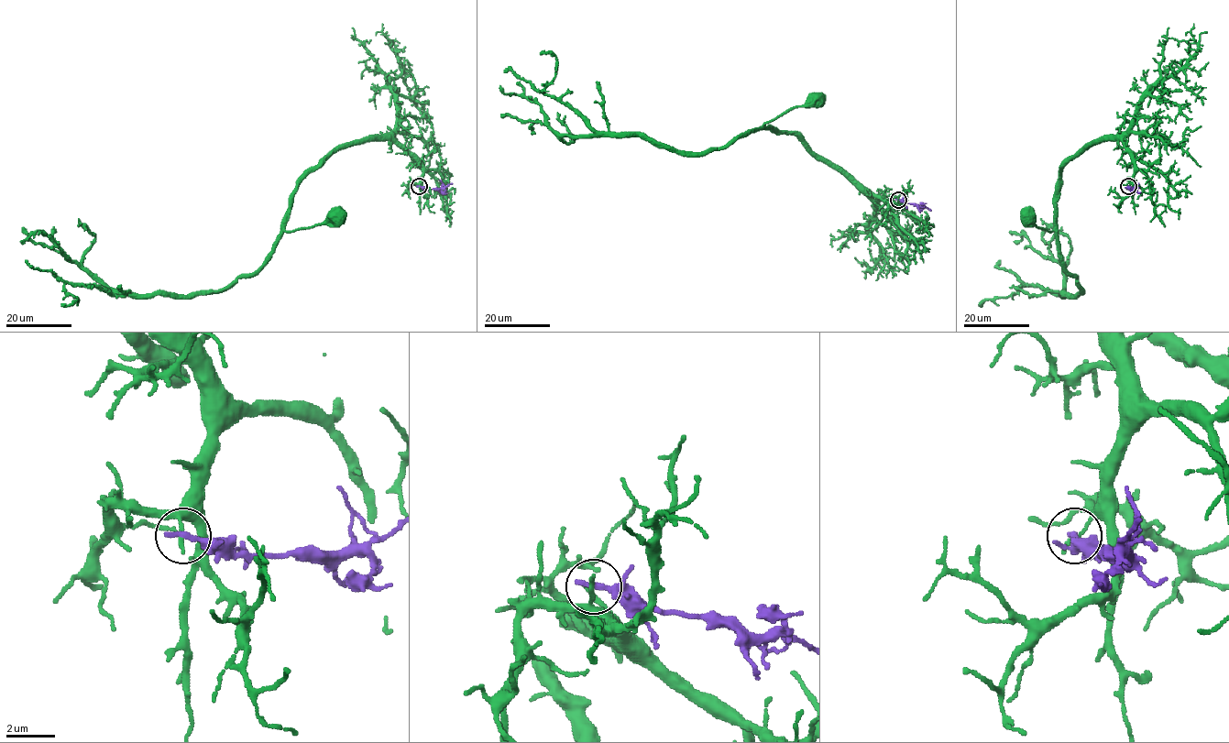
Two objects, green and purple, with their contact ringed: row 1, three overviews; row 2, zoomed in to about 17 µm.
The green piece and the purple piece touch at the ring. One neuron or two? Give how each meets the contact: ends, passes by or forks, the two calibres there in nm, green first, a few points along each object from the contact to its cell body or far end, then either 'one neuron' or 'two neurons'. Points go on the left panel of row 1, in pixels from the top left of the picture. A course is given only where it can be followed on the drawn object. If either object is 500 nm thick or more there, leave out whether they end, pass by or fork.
green ends there; purple ends there; 180 nm thick on the green side, 280 nm on the other; green runs (419, 187), (422, 166), (391, 140), (361, 140), (343, 146), (300, 183), (284, 228), (312, 227), (336, 217); purple runs (419, 187), (439, 189), (452, 183); two neurons

